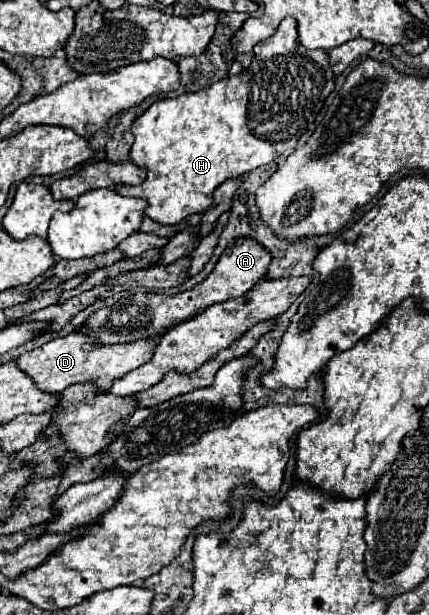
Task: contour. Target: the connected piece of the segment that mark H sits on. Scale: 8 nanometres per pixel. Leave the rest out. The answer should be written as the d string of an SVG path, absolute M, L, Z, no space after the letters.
M285 17L275 35L255 45L255 55L249 69L237 75L227 75L211 83L209 87L185 93L175 99L155 101L141 117L131 125L133 147L131 161L147 169L147 177L137 187L121 187L125 195L147 199L149 207L145 215L161 225L177 225L193 213L203 213L213 203L213 191L227 179L235 179L251 173L253 169L275 161L285 151L293 151L299 137L309 129L325 99L335 89L335 75L325 51L309 51L297 39L297 21Z

